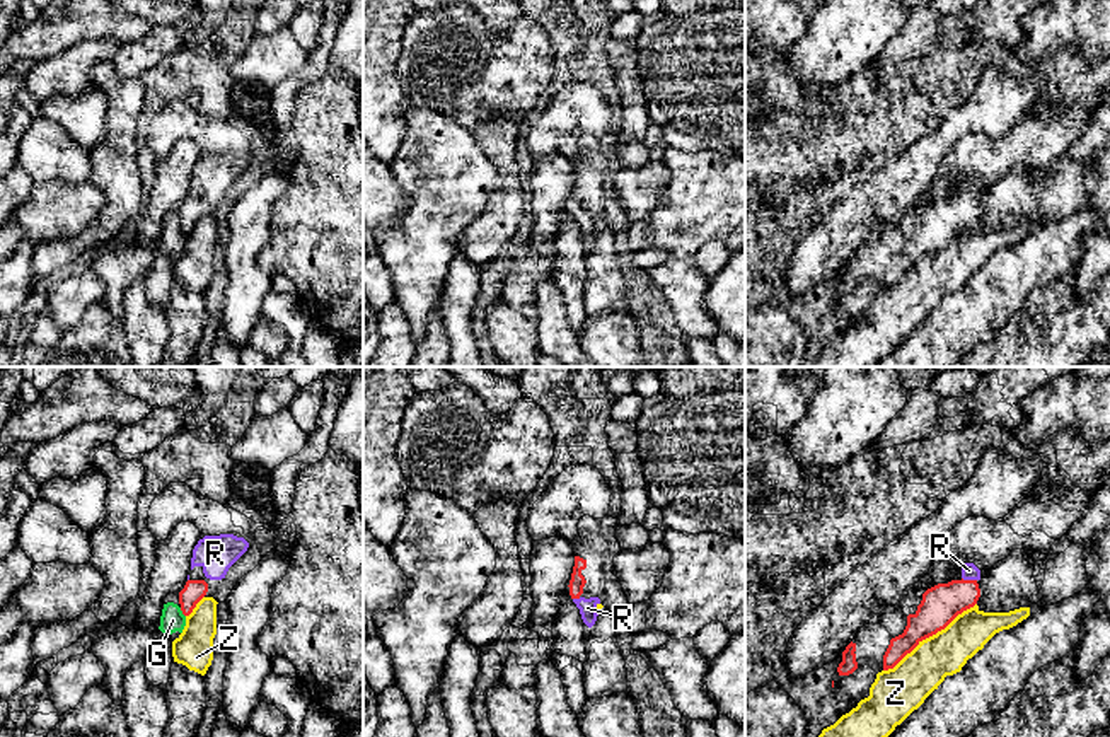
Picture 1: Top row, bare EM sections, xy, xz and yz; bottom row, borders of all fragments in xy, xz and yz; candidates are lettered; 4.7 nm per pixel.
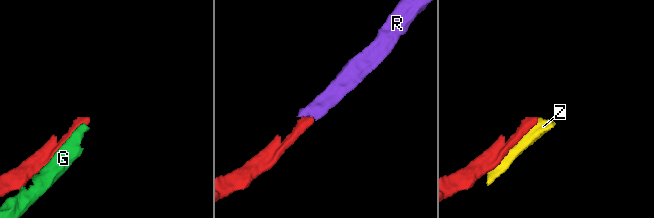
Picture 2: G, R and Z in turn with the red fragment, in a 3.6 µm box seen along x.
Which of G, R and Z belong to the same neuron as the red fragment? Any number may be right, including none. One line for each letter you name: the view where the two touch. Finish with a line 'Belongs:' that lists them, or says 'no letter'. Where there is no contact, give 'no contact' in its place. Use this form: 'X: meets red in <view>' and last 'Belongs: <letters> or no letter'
R: meets red in yz
Belongs: R

